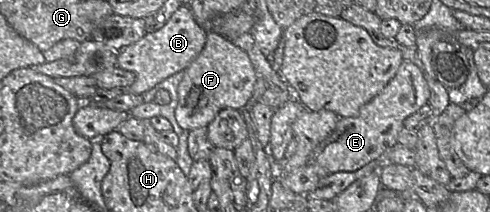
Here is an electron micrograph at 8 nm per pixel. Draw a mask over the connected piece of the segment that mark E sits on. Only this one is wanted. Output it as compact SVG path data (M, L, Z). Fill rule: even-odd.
M403 60L396 75L356 116L339 119L334 131L315 147L311 160L331 174L356 171L373 160L382 159L397 144L404 120L426 104L429 97L429 86L420 68Z

